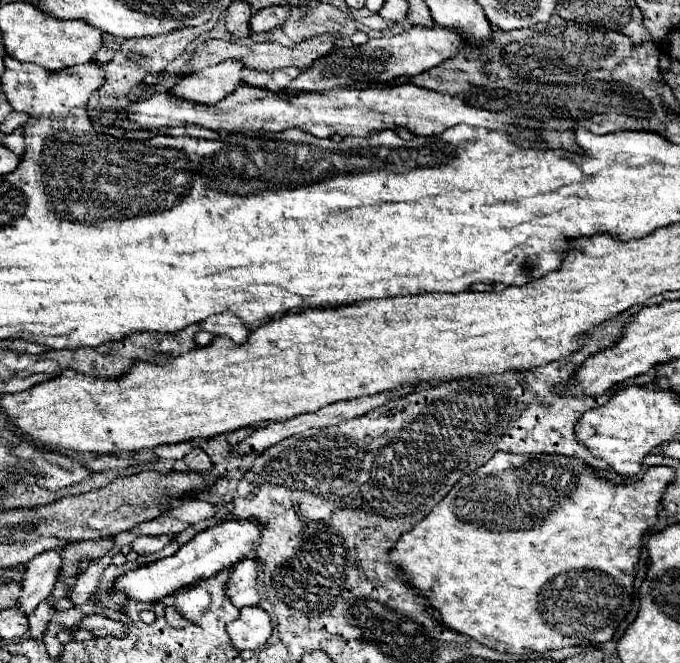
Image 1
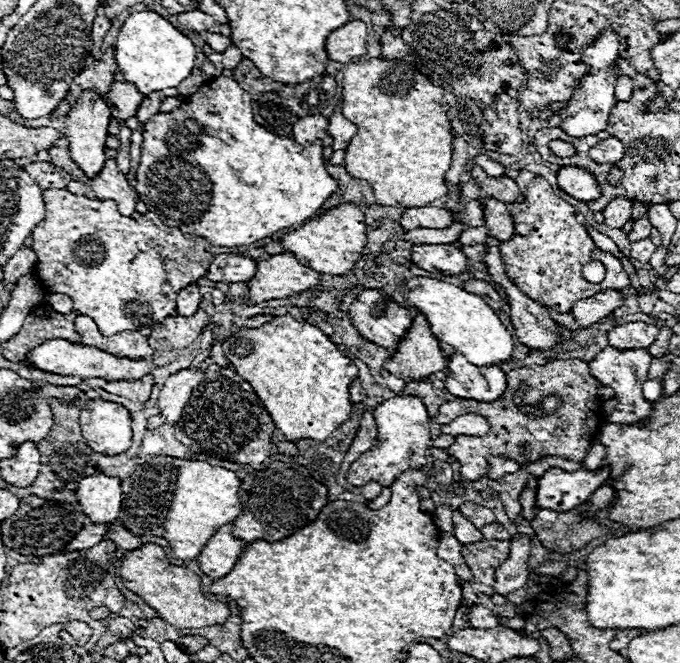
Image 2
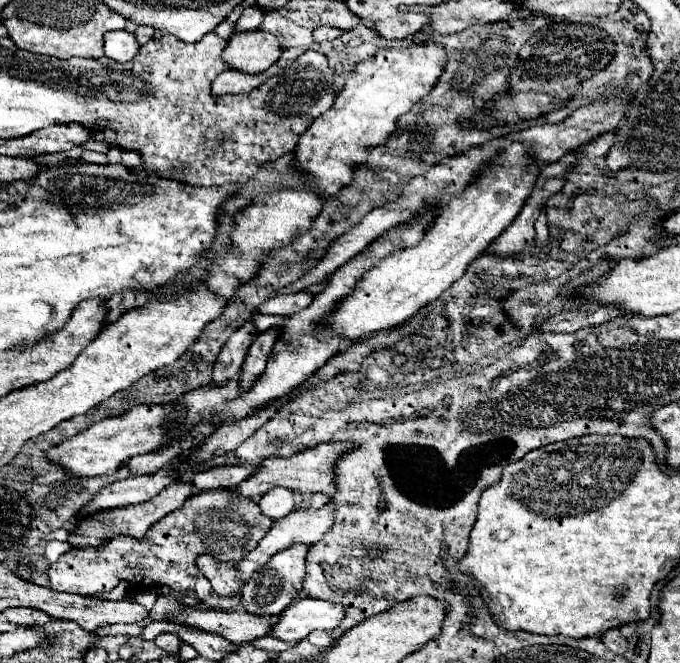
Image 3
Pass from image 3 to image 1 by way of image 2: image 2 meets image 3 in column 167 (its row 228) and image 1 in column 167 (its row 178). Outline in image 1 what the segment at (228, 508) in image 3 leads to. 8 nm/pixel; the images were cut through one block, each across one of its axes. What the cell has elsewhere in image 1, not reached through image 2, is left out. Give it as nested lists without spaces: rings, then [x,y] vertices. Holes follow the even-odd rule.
[[[160,534],[160,536],[138,536],[132,542],[132,550],[138,552],[140,556],[148,556],[154,554],[158,550],[162,550],[166,544],[170,544],[176,538],[176,534]]]

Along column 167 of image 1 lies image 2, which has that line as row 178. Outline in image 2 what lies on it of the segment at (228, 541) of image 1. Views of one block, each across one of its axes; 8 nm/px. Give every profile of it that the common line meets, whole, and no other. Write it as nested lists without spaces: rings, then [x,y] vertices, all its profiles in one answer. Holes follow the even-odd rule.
[[[564,166],[558,170],[558,186],[566,194],[582,202],[590,202],[602,196],[602,190],[596,178],[590,172],[576,166]]]

